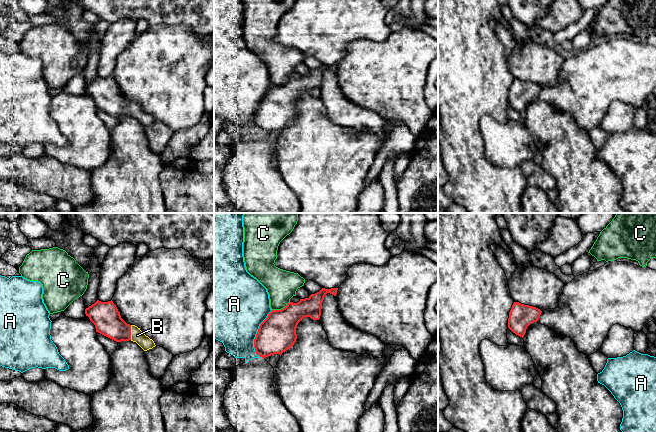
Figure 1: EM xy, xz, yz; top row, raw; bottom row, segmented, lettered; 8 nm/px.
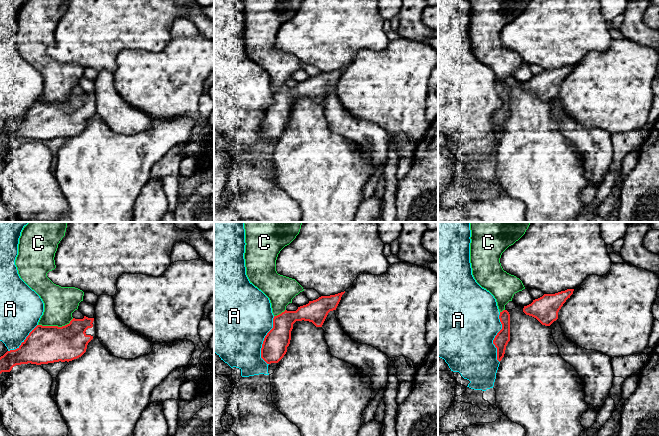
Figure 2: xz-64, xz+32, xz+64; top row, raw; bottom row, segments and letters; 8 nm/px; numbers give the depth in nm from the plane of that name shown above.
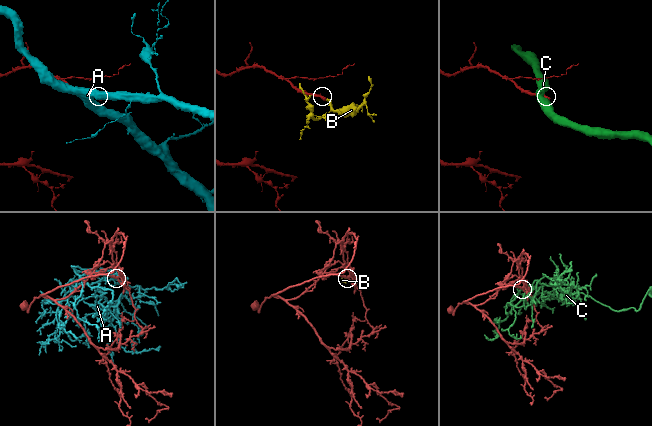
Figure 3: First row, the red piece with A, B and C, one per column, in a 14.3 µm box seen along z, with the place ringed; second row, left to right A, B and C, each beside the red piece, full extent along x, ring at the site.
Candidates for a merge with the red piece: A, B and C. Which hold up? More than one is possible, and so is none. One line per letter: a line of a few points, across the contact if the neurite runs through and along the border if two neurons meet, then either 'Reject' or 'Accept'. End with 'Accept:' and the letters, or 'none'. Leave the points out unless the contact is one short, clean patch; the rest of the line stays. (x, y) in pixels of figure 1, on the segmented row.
A: Reject
B: Line: xy (105, 316), (120, 331), (130, 332), (137, 335). Accept
C: Reject
Accept: B

